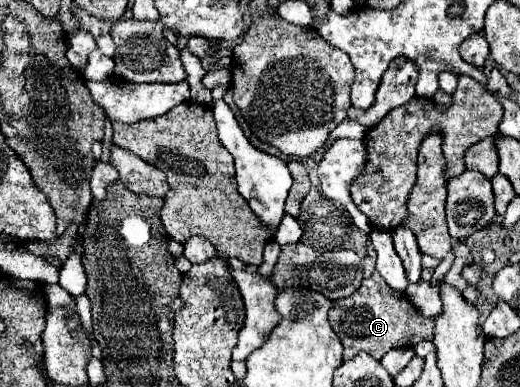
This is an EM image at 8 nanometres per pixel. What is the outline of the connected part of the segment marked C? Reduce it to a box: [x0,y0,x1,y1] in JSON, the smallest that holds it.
[329,272,435,360]

